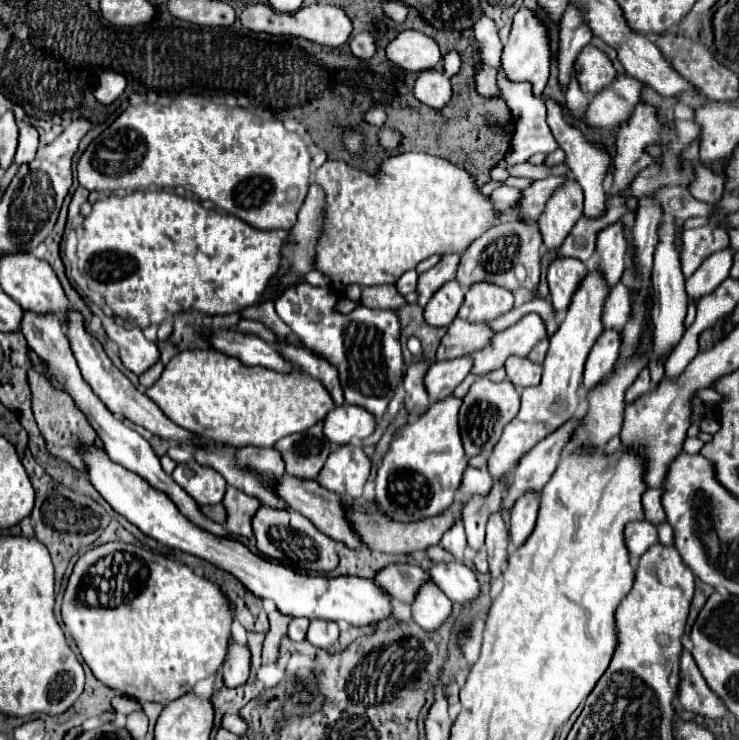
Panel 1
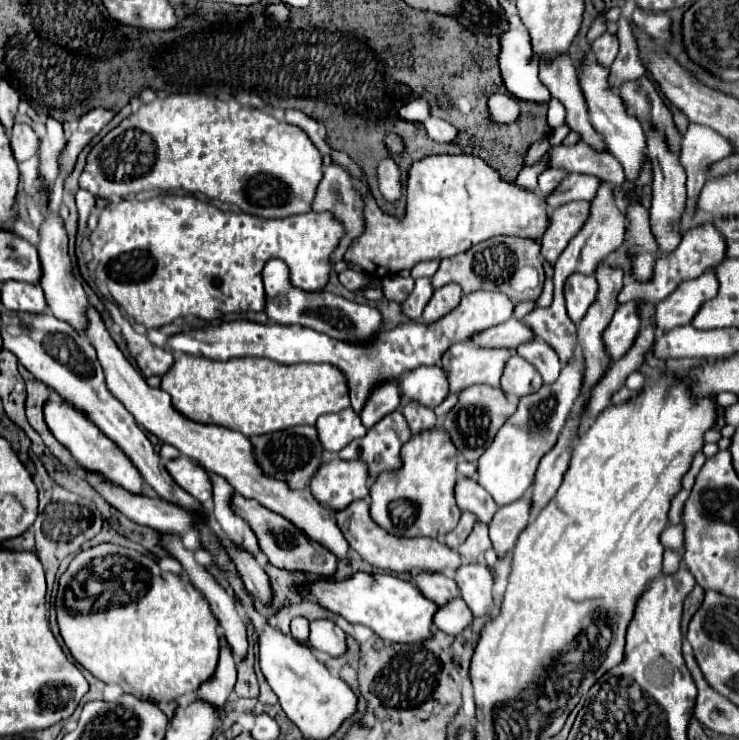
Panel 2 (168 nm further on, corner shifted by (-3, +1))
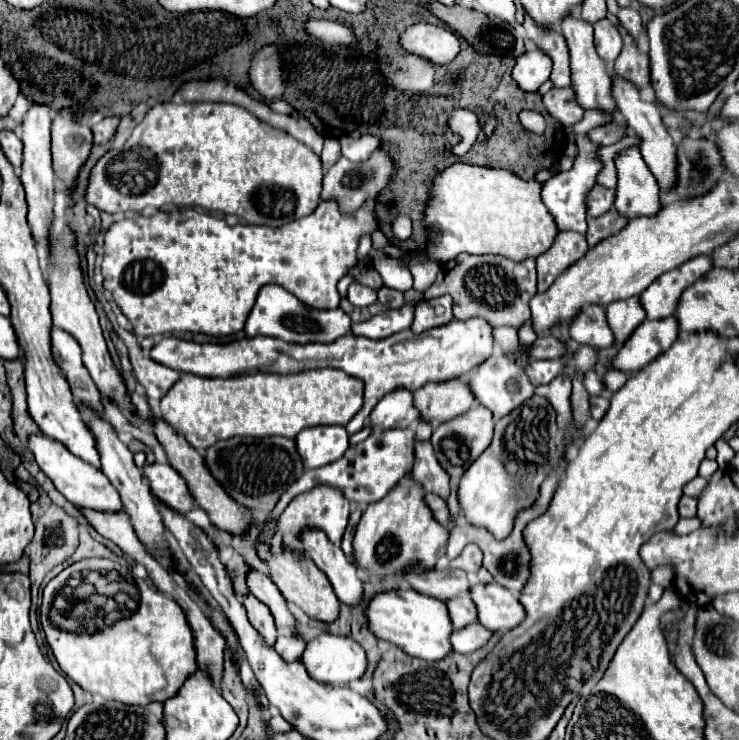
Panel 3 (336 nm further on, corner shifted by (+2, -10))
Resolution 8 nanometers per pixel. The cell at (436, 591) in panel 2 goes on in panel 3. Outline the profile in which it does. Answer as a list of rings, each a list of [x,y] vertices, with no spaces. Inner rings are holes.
[[[461,594],[453,600],[447,600],[447,608],[449,608],[449,616],[453,620],[455,630],[477,622],[477,606],[473,604],[471,596],[467,596],[467,594]]]

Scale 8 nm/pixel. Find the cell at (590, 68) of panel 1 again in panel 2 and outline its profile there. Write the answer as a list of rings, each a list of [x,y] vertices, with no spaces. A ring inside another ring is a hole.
[[[604,33],[592,43],[590,51],[592,51],[594,59],[598,61],[598,65],[608,67],[608,65],[612,65],[612,61],[618,55],[618,39],[614,35],[610,35],[610,33]]]

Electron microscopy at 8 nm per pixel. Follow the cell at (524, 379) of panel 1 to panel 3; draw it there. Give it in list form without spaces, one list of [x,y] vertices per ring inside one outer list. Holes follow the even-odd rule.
[[[501,352],[491,354],[489,360],[485,360],[485,364],[481,364],[481,368],[473,370],[467,378],[467,384],[469,384],[469,390],[473,390],[473,396],[477,398],[477,402],[493,412],[495,420],[507,416],[511,410],[521,406],[525,400],[529,400],[533,396],[533,390],[535,390],[525,374],[525,370]]]

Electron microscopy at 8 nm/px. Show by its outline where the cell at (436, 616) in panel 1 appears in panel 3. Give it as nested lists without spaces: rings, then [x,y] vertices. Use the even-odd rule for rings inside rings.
[[[475,622],[475,624],[469,624],[467,628],[461,628],[461,630],[453,632],[451,634],[451,644],[453,644],[455,652],[471,654],[471,652],[483,648],[489,642],[491,636],[493,636],[491,630],[487,630],[479,622]]]

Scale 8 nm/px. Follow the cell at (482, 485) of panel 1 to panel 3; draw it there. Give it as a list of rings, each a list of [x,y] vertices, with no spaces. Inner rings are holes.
[[[425,494],[425,502],[427,502],[427,508],[431,508],[433,518],[439,524],[447,524],[449,522],[449,508],[447,508],[447,502],[445,500],[441,500],[435,494]]]

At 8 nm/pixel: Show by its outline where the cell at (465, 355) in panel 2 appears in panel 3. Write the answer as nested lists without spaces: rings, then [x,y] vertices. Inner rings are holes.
[[[449,380],[441,384],[425,384],[413,394],[413,404],[425,422],[445,422],[467,412],[475,404],[465,380]]]

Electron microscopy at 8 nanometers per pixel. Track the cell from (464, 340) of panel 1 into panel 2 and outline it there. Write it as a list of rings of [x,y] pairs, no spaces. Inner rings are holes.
[[[512,317],[510,321],[494,327],[494,329],[486,329],[486,333],[478,333],[478,337],[474,337],[474,345],[478,347],[506,347],[506,349],[516,349],[518,345],[526,343],[528,339],[532,339],[532,331],[518,321],[516,317]]]

